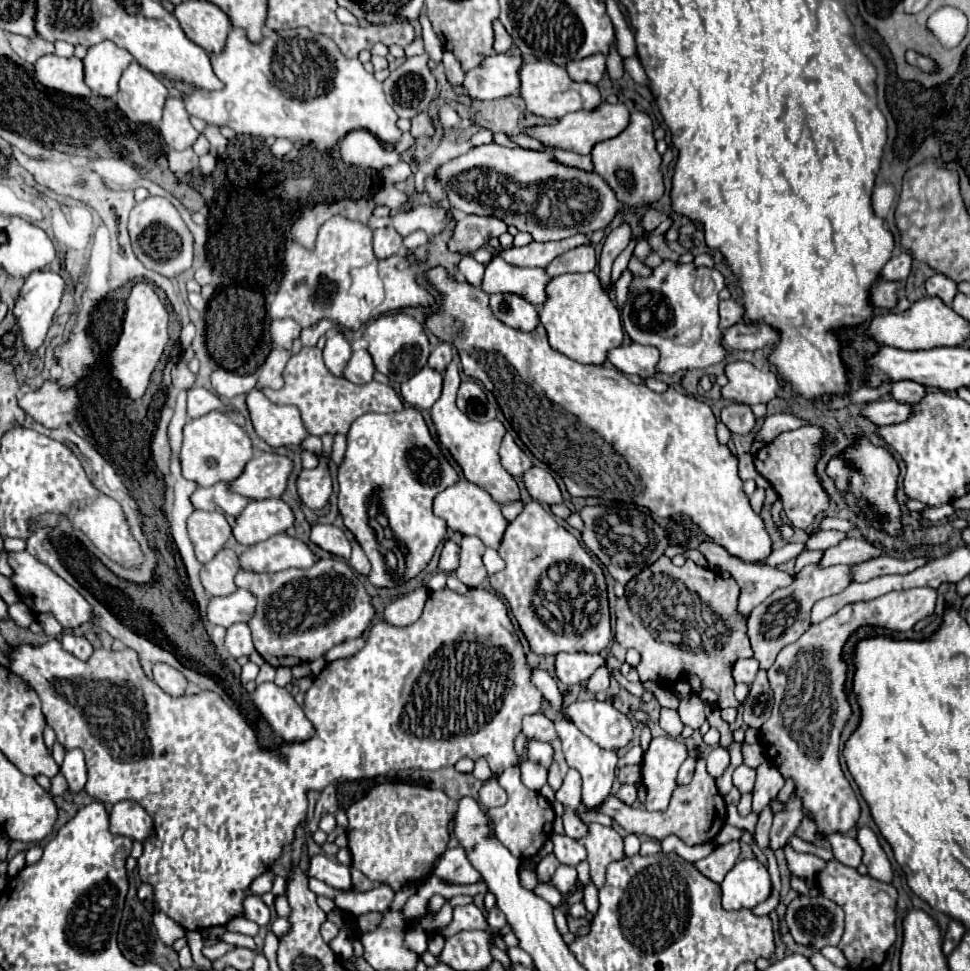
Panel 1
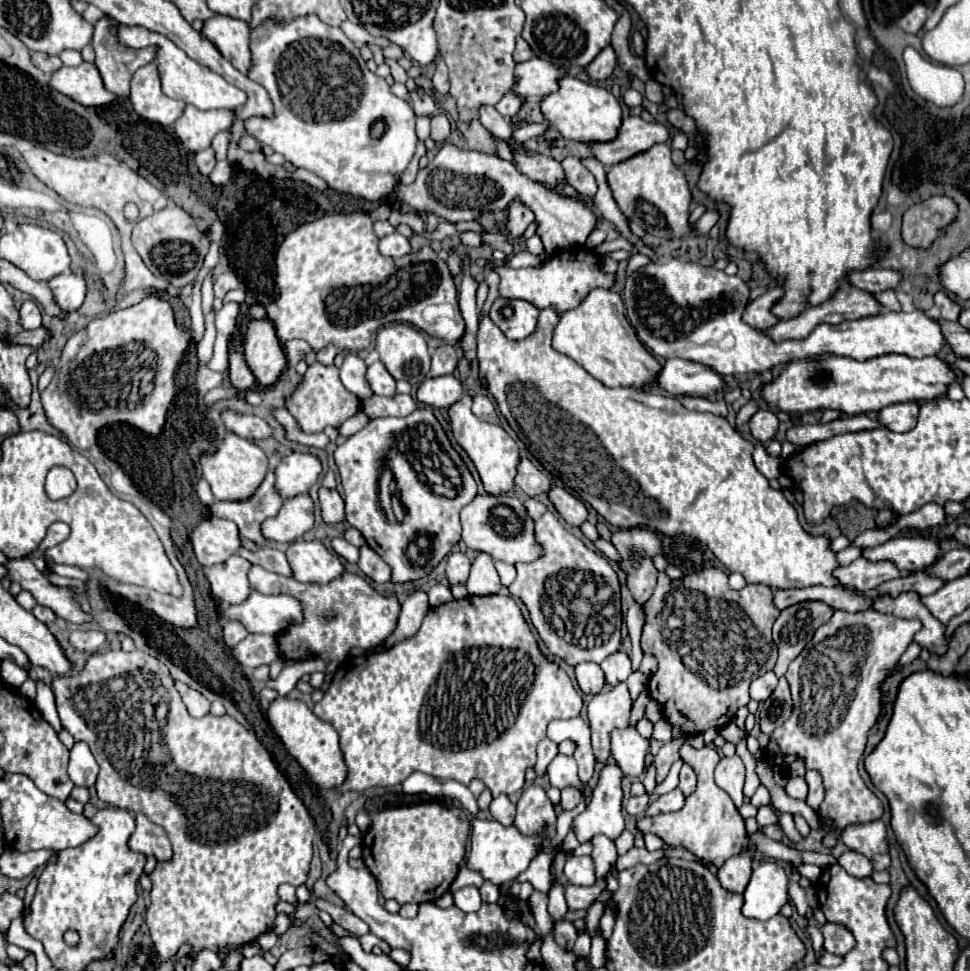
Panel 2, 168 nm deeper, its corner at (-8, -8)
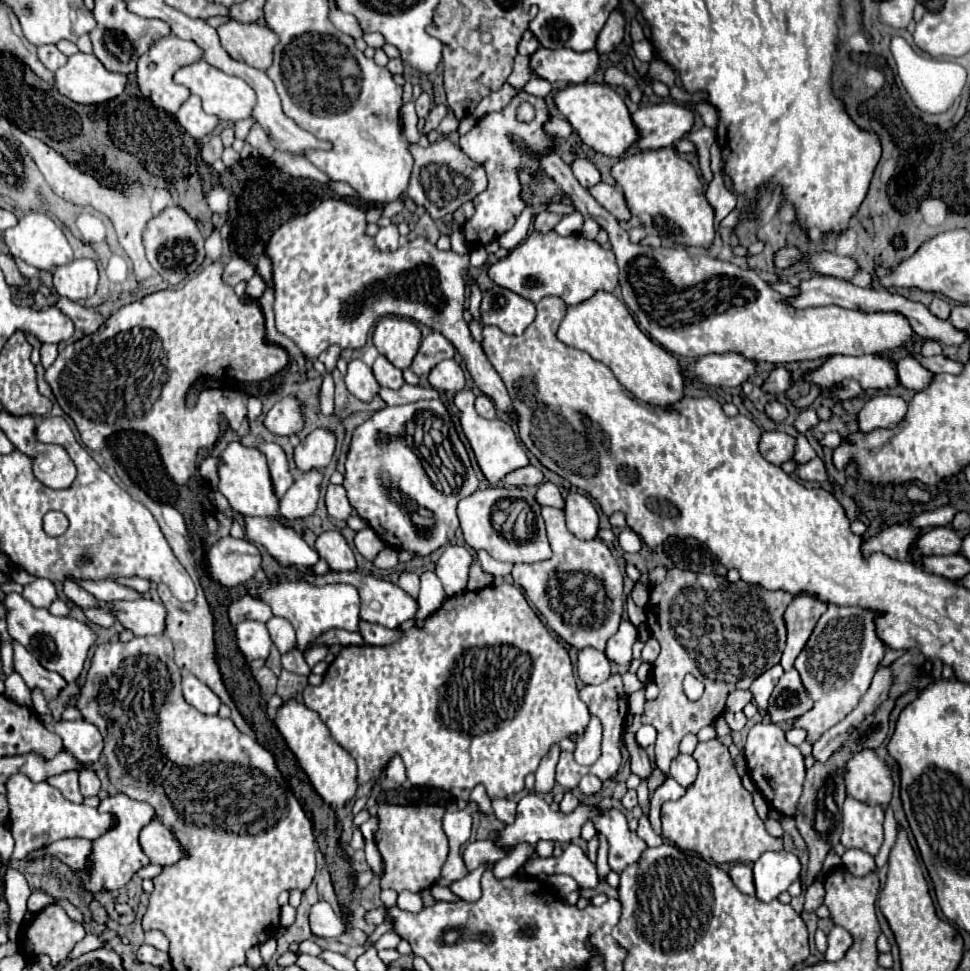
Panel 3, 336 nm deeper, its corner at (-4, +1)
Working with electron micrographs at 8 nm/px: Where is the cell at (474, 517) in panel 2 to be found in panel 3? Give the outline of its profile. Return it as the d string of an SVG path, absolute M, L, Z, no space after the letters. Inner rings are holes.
M510 486L508 488L486 488L486 490L476 490L468 498L460 500L460 504L458 504L458 520L460 520L460 528L464 532L466 544L470 548L474 548L474 550L490 552L490 556L496 558L496 560L504 560L504 562L512 562L512 564L516 564L516 562L538 562L538 560L550 558L552 550L550 550L548 540L546 540L544 522L538 522L538 528L536 528L534 536L528 538L528 540L522 540L522 542L506 540L500 532L496 532L492 528L490 512L492 512L492 506L502 498L518 498L518 494L514 494L514 488L510 488Z

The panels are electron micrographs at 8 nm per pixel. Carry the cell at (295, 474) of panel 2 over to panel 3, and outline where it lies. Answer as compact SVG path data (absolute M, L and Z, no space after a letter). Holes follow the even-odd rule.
M326 428L310 432L294 448L294 464L300 472L322 470L334 454L334 434Z

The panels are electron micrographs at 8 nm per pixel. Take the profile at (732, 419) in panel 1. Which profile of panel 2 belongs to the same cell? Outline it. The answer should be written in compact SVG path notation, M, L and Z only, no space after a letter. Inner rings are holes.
M758 411L752 419L750 419L750 431L754 435L754 439L766 443L774 437L774 433L778 431L778 417L772 411Z

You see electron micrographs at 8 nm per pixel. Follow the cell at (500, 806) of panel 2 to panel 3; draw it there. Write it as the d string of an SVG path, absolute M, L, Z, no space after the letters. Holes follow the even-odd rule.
M494 798L492 808L494 808L494 814L496 814L496 818L500 822L504 822L504 824L514 822L514 818L516 818L516 802L514 800L510 800L510 798Z

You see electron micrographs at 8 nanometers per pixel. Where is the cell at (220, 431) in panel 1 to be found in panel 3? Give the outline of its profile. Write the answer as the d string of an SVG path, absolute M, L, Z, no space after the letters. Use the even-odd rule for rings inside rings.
M234 440L226 446L226 450L218 456L218 490L228 498L234 512L248 516L276 516L278 514L278 498L272 492L270 472L266 466L266 456L252 446L244 446L240 440Z

